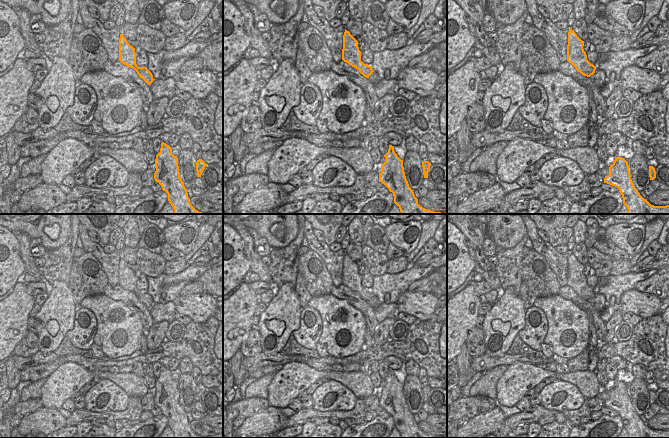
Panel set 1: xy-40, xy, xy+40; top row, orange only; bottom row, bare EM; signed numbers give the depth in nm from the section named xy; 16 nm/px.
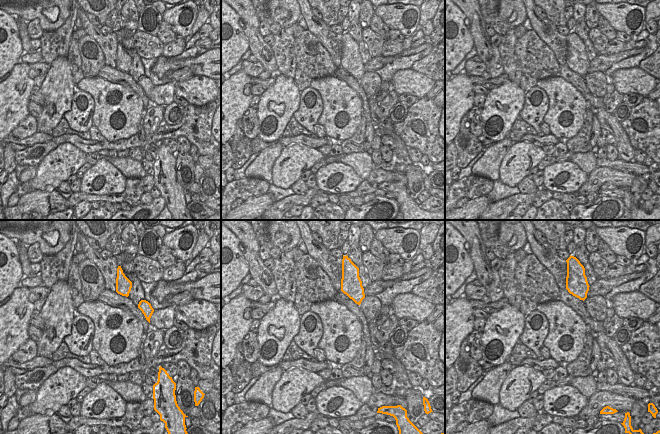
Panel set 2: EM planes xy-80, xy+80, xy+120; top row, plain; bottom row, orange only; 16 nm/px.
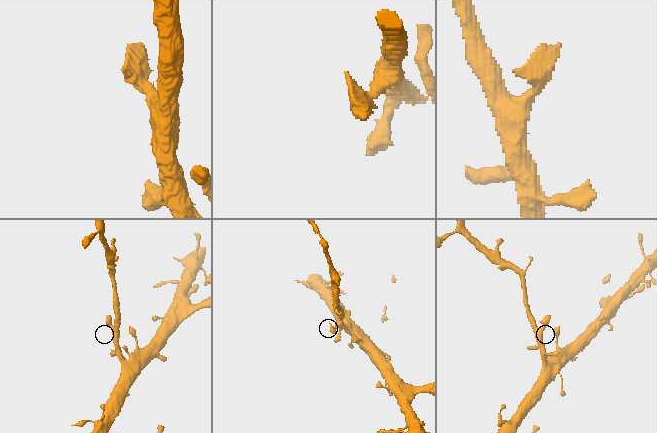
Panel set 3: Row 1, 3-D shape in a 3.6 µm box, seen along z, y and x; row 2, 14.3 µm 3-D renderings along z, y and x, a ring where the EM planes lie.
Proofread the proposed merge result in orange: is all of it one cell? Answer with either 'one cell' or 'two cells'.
one cell

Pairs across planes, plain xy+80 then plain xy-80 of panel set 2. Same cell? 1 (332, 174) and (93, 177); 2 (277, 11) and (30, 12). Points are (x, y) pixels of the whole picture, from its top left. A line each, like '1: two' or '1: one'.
1: one
2: one

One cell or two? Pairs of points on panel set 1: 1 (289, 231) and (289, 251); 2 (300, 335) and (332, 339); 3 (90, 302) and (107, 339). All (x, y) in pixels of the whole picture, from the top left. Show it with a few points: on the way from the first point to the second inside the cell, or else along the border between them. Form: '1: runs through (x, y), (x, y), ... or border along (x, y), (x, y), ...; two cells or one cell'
1: border along (298, 224), (297, 235), (287, 245), (272, 249); two cells
2: border along (319, 313), (321, 335), (317, 342); two cells
3: runs through (99, 310), (106, 317), (107, 330); one cell

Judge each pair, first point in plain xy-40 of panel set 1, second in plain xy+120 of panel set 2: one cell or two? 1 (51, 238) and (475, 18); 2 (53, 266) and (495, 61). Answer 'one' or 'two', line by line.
1: two
2: two

